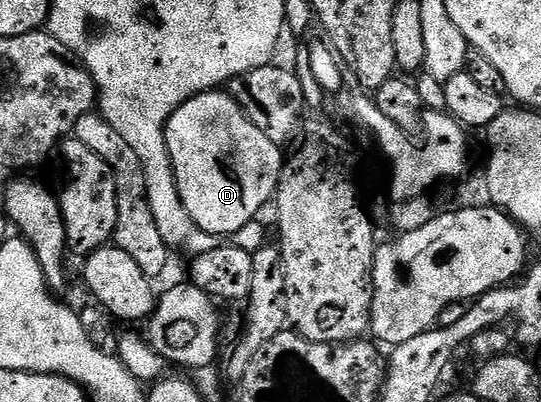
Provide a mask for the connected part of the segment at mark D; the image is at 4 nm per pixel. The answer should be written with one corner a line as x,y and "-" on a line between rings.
219,88
207,90
204,94
193,96
185,104
181,104
173,112
171,119
167,121
167,128
165,131
165,154
166,157
171,159
171,167
175,173
175,179
177,180
177,192
181,196
183,207
189,212
189,216
193,216
193,220
206,234
214,234
216,236
238,234
241,228
245,228
245,224
254,222
260,217
259,213
262,212
263,205
265,205
266,202
268,205
268,203
274,199
279,188
279,175
283,173
283,163
285,161
285,154
282,154
279,150
282,150
280,143
269,140
269,136
265,136
265,132
261,132
261,128
257,128
257,124
253,124
247,119
245,112
237,104
237,100
233,100
230,93
224,92

